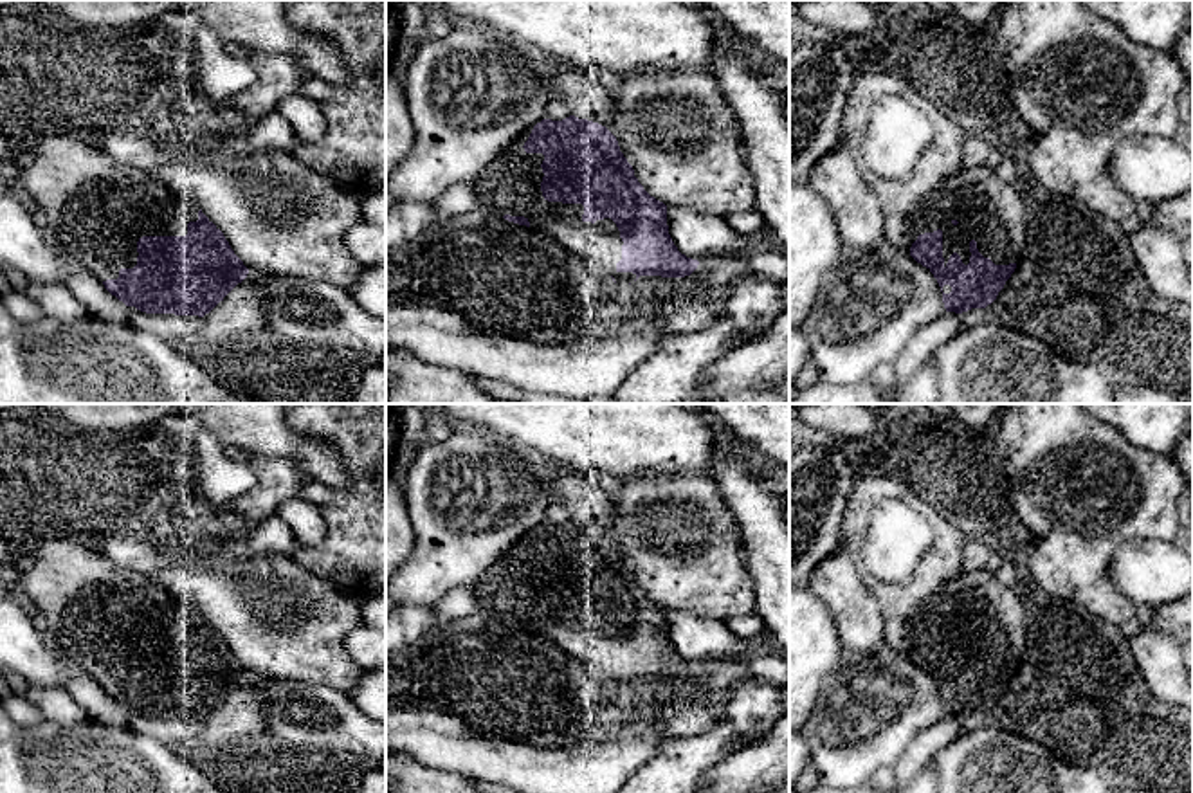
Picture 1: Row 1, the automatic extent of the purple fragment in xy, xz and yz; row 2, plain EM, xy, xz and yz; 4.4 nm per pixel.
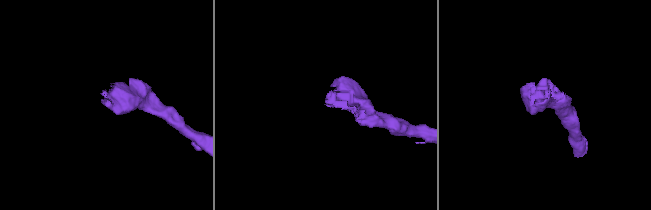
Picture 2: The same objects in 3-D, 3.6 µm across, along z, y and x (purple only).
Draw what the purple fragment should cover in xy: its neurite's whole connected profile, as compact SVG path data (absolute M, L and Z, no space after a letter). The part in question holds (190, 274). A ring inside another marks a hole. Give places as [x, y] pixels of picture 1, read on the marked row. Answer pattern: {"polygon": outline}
{"polygon": "M70 135L7 139L23 146L14 166L47 231L126 306L204 317L247 278L249 269L223 232L193 200L155 175L119 164Z"}

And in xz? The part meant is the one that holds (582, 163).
{"polygon": "M569 115L562 121L542 119L519 133L474 180L479 205L505 220L555 238L568 251L600 263L613 281L631 285L638 278L685 278L699 261L687 258L674 245L667 225L667 205L651 196L634 177L633 166L620 151L616 137L602 124Z"}

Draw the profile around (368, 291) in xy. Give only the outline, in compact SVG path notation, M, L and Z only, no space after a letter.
M386 265L362 267L348 292L368 314L386 319Z

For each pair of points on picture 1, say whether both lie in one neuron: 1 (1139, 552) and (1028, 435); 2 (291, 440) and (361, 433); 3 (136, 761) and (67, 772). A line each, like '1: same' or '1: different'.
1: different
2: different
3: same

